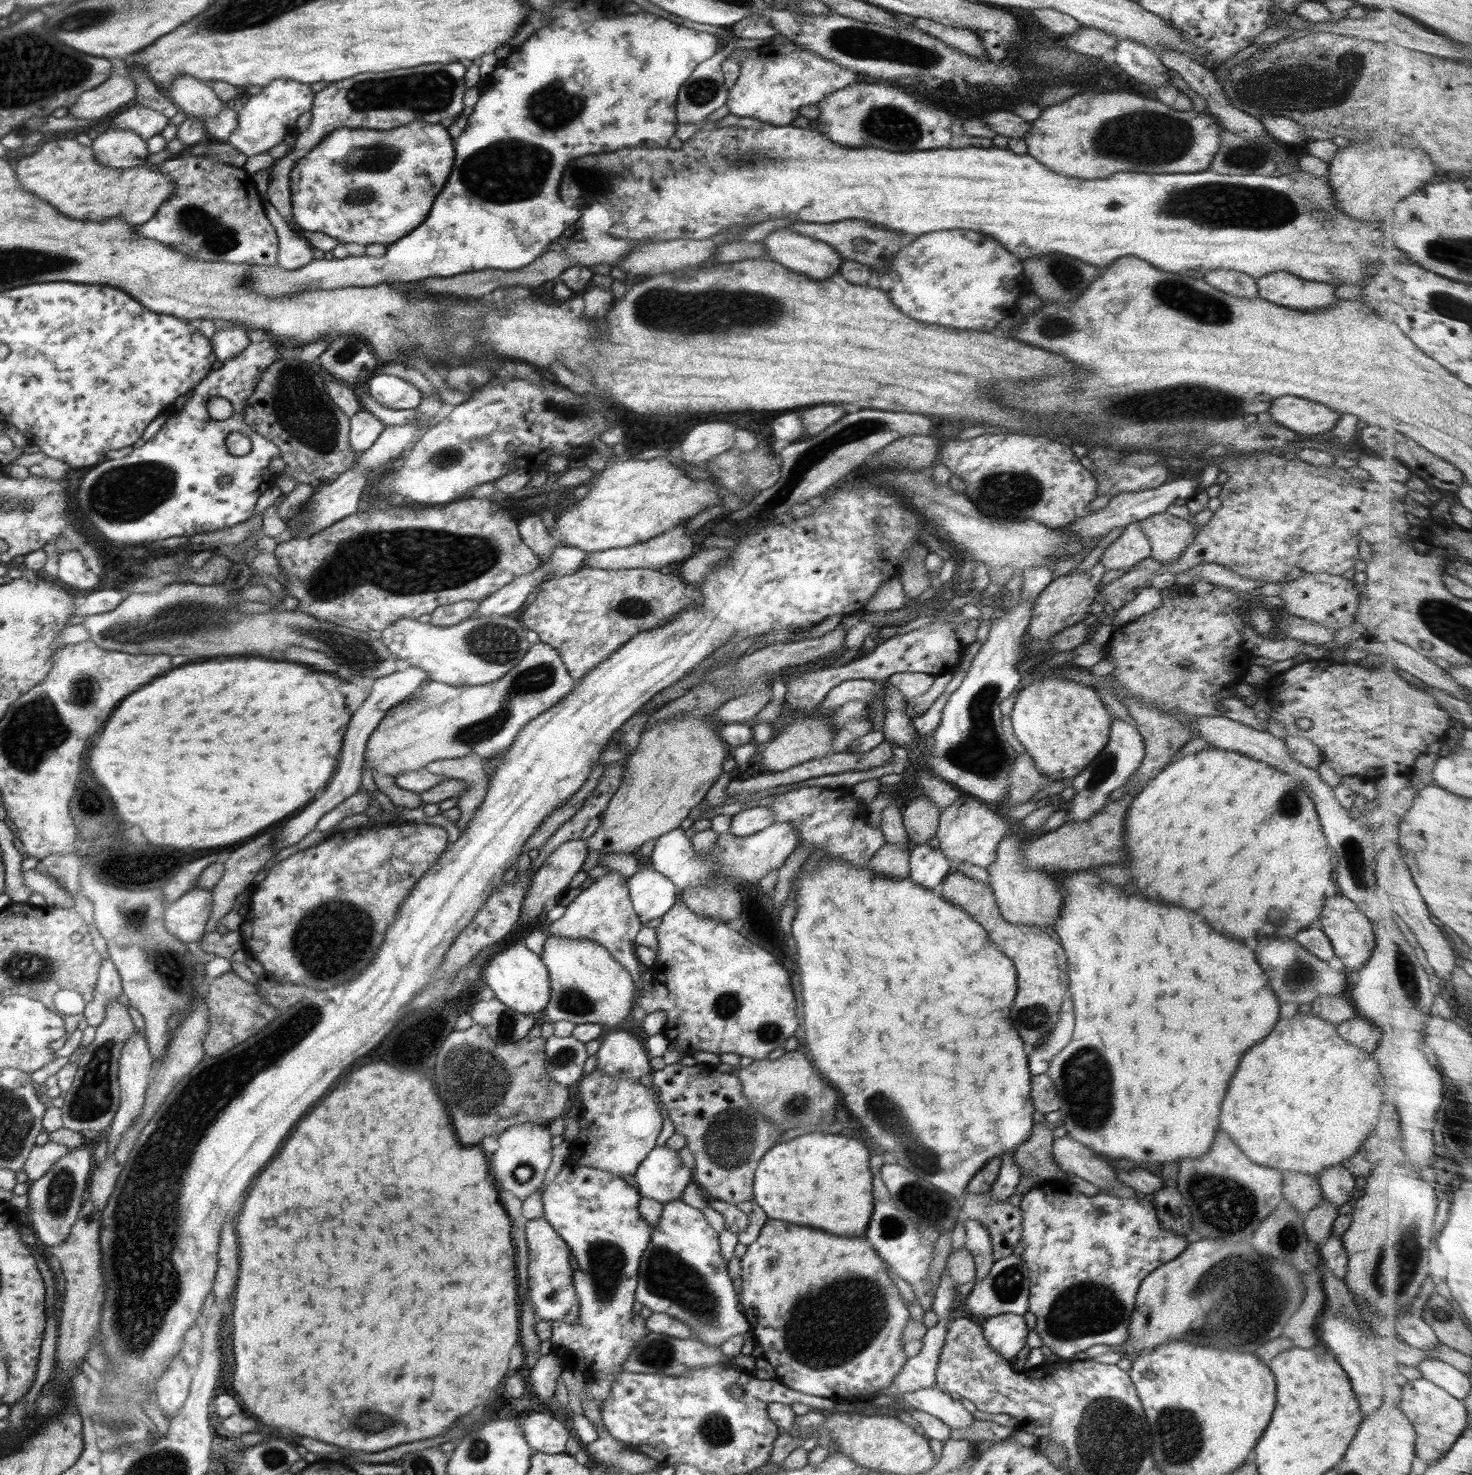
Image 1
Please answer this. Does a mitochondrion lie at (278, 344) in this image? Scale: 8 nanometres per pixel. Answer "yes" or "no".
no

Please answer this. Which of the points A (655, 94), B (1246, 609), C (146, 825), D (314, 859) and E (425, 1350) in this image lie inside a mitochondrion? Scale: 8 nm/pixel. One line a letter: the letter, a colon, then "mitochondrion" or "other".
A: other
B: other
C: other
D: other
E: other

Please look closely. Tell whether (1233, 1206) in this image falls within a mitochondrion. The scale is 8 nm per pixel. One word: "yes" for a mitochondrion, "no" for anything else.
yes

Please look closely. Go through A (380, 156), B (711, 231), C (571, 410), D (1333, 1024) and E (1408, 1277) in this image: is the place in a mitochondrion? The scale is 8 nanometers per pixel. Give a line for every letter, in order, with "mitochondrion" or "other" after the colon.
A: mitochondrion
B: other
C: mitochondrion
D: other
E: mitochondrion

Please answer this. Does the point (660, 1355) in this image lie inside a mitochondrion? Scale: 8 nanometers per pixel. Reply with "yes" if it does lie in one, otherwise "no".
yes

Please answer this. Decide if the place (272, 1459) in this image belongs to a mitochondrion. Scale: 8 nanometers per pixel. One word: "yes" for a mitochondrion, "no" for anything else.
yes

